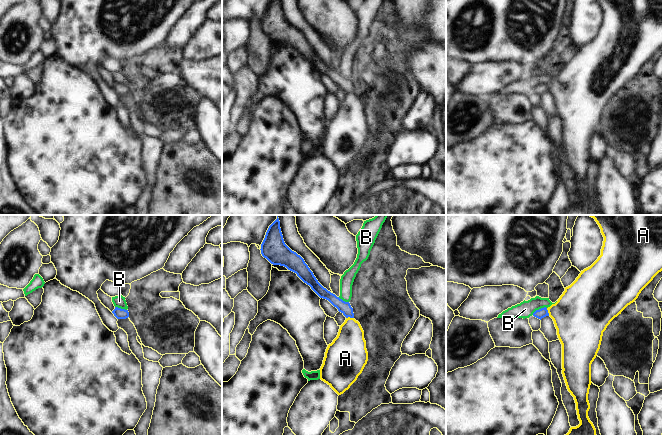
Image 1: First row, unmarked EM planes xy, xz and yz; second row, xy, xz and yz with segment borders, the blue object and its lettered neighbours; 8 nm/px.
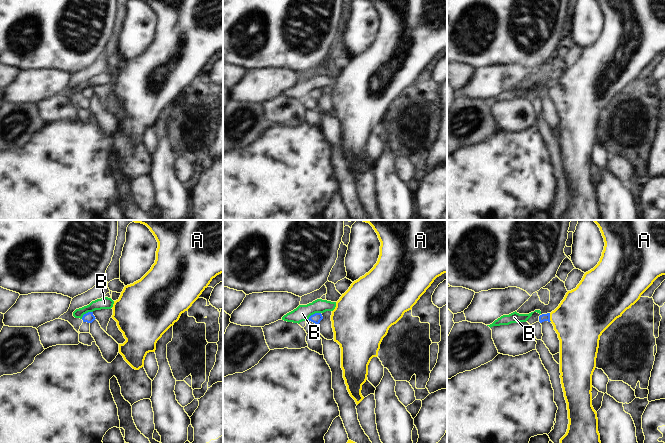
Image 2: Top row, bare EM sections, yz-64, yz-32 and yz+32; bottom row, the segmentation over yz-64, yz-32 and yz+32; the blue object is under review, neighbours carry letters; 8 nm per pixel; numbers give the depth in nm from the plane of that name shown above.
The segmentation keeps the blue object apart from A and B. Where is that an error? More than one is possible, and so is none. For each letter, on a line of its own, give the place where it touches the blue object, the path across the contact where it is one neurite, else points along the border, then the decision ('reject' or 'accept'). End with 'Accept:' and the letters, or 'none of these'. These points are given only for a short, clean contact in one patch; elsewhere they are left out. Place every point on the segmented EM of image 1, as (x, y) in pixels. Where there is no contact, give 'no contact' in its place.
A: contact xz (349, 316); way xz (344, 307), (349, 316), (349, 347); accept
B: contact yz (539, 309); border yz (546, 307), (541, 307), (532, 314); reject
Accept: A

